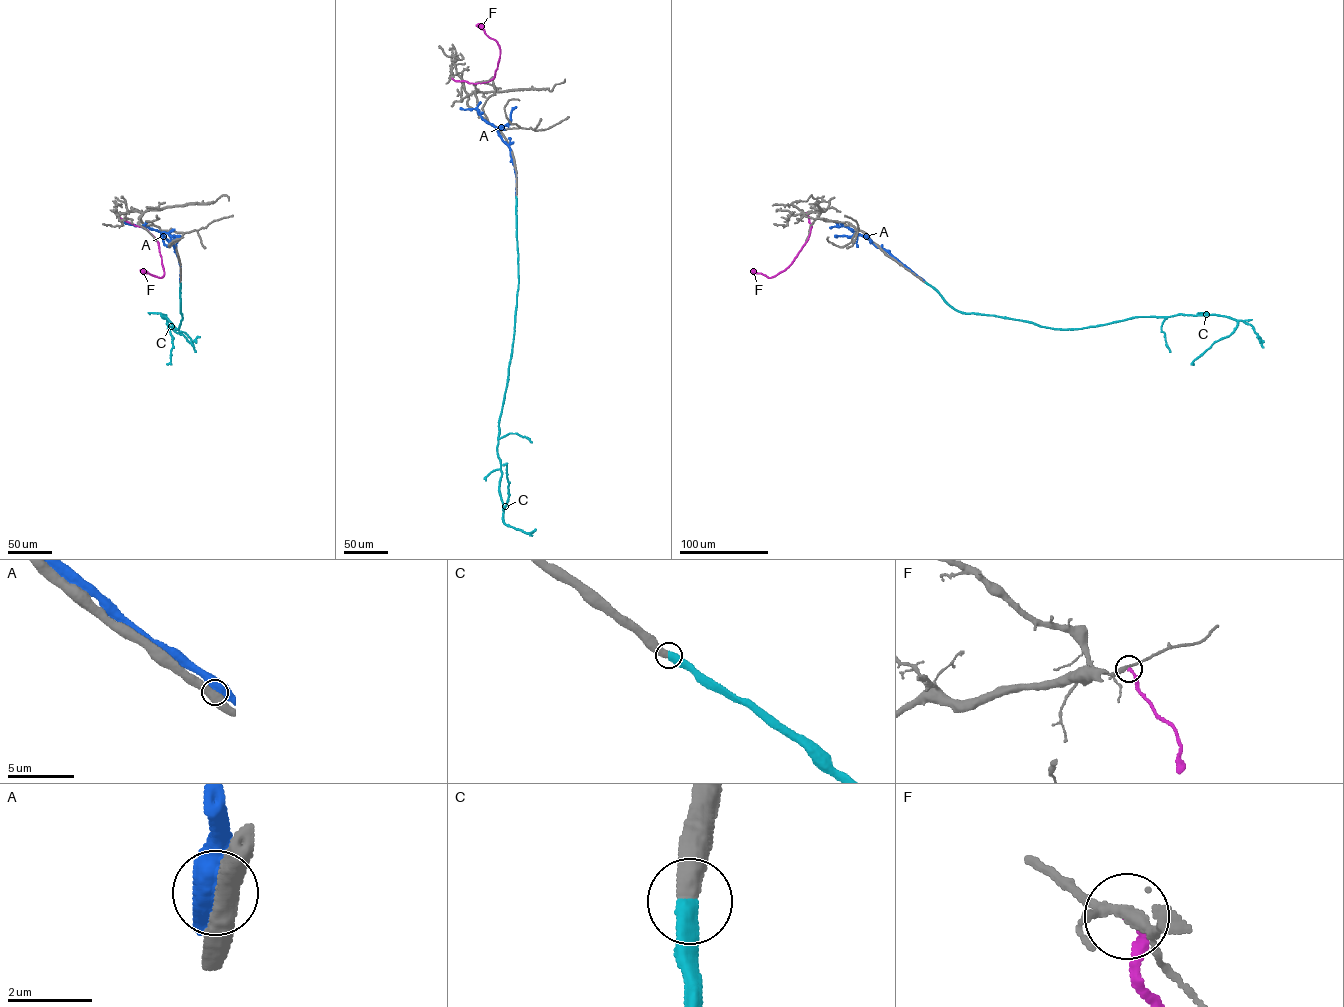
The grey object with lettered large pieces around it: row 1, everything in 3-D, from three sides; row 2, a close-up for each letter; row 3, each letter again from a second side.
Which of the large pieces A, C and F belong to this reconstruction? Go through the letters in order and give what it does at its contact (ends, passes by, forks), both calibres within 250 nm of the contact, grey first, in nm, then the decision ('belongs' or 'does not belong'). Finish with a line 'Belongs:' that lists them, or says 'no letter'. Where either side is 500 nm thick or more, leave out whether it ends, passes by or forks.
A: 550/550 nm | does not belong
C: 500/550 nm | belongs
F: it ends | 240/220 nm | does not belong
Belongs: C

